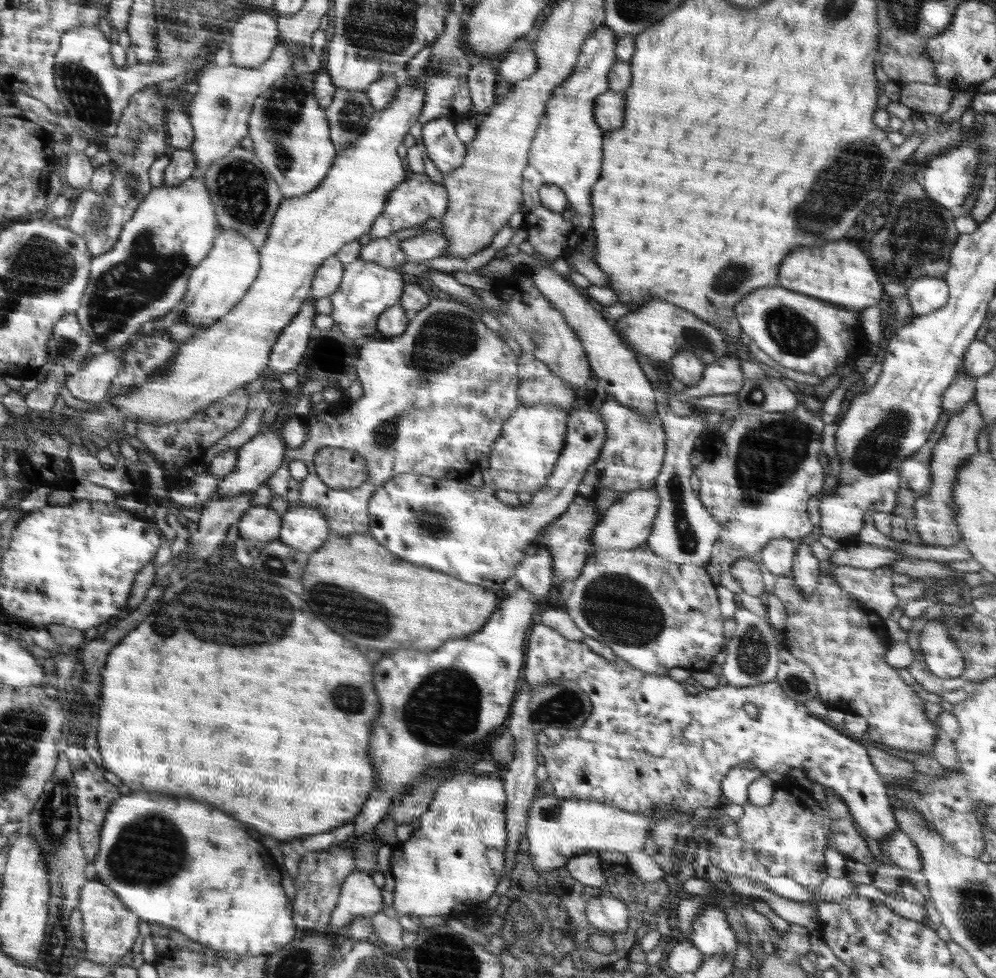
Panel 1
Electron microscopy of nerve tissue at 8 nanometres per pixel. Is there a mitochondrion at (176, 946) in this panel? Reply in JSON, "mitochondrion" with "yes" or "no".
{"mitochondrion":"no"}

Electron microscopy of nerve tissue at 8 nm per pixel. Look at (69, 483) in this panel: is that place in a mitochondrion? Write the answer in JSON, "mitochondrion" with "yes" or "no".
{"mitochondrion":"no"}

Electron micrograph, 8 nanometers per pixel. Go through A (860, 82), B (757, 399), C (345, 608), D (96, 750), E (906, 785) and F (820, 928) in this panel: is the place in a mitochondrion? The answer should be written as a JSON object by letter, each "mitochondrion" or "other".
{"A":"other","B":"mitochondrion","C":"mitochondrion","D":"other","E":"other","F":"other"}

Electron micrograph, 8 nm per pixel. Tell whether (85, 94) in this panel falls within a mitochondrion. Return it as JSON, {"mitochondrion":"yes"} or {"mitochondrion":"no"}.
{"mitochondrion":"yes"}

